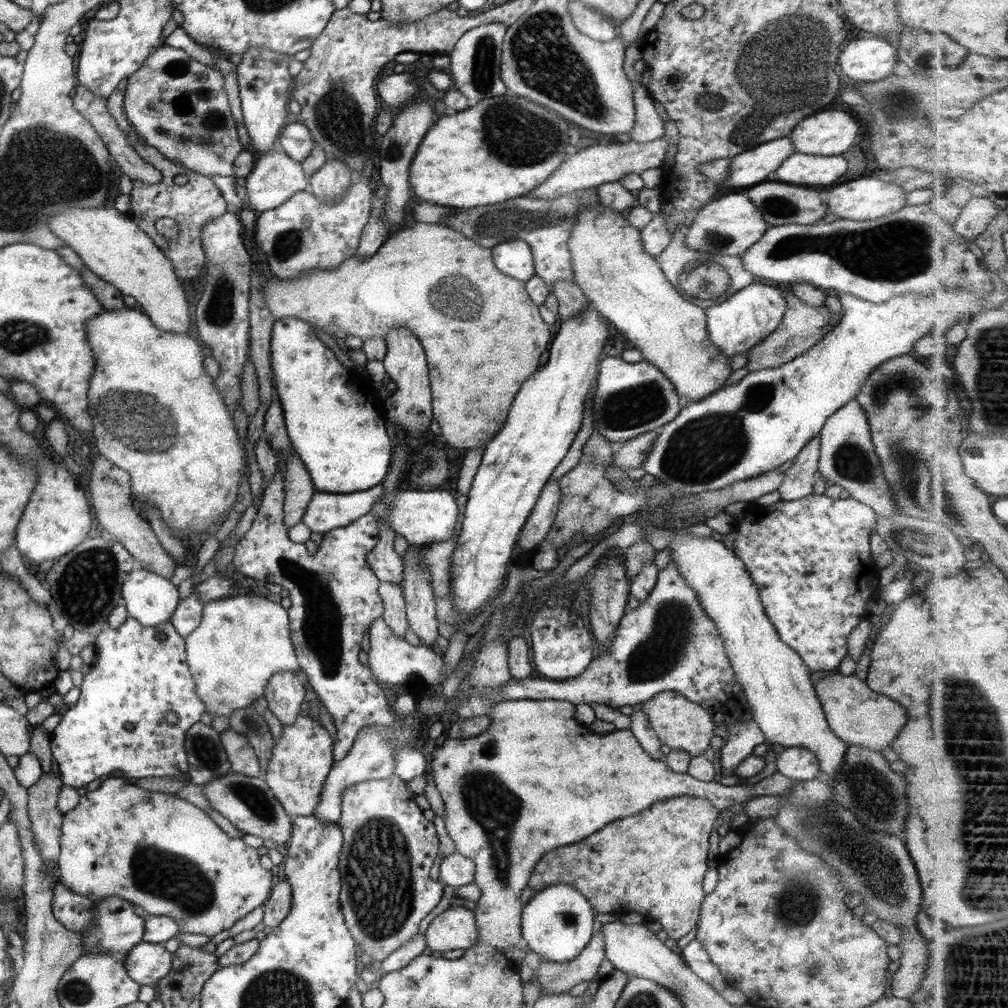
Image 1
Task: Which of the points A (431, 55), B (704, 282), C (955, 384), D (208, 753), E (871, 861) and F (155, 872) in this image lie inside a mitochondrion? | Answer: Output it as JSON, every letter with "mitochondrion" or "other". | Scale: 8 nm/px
{"A":"other","B":"mitochondrion","C":"other","D":"mitochondrion","E":"mitochondrion","F":"mitochondrion"}

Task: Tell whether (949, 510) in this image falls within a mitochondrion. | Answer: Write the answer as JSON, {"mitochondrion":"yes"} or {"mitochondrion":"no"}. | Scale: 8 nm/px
{"mitochondrion":"yes"}

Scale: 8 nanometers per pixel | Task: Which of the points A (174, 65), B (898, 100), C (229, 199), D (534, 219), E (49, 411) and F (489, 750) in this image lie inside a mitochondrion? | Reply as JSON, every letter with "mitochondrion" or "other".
{"A":"mitochondrion","B":"mitochondrion","C":"other","D":"mitochondrion","E":"other","F":"mitochondrion"}

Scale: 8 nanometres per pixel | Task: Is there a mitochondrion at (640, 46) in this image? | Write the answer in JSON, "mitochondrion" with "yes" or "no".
{"mitochondrion":"no"}

